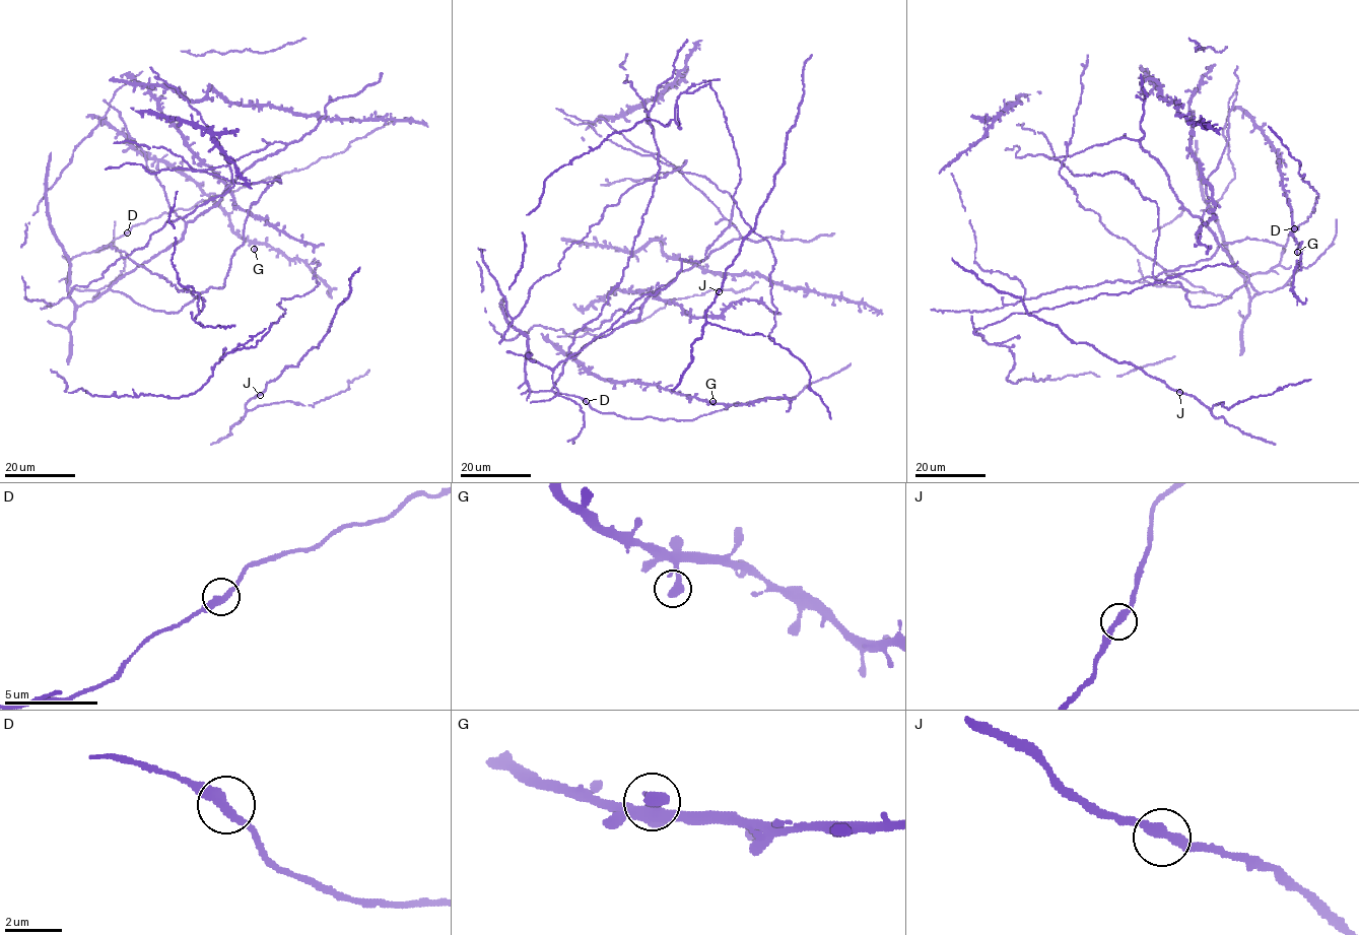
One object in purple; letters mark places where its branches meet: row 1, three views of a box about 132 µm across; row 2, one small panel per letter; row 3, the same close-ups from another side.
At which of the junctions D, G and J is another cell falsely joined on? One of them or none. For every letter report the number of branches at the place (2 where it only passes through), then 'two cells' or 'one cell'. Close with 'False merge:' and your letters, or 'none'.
D: 2 branches meet; one cell
G: 2 branches meet; one cell
J: 2 branches meet; one cell
False merge: none

